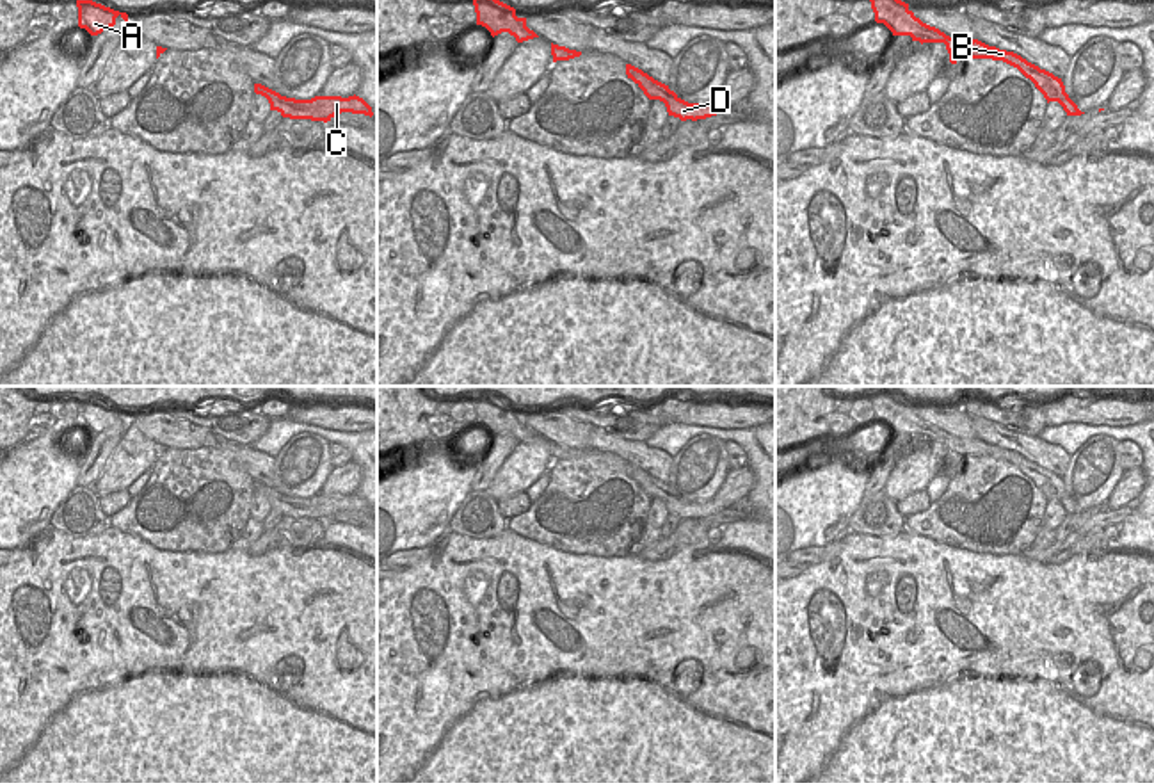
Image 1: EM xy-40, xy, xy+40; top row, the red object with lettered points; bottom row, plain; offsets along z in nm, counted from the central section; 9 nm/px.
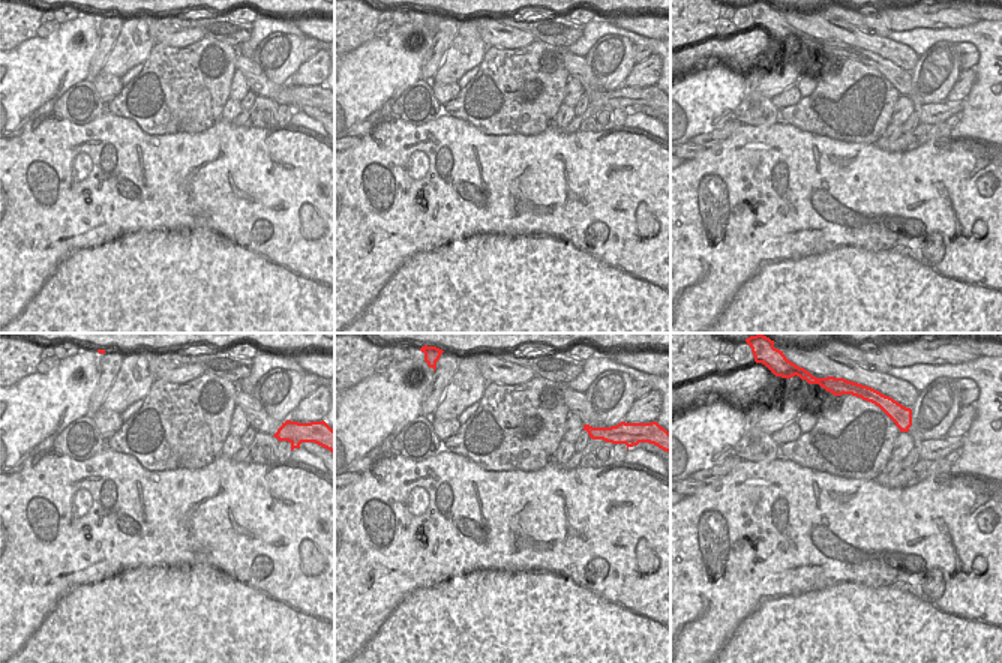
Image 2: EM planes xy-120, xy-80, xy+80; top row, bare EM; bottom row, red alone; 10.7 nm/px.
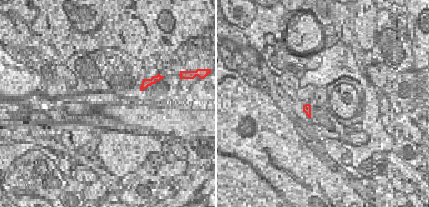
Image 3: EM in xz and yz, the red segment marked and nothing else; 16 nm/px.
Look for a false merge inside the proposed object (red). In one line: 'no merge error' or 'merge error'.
no merge error

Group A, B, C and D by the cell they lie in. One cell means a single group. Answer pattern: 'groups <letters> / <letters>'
groups A B C D

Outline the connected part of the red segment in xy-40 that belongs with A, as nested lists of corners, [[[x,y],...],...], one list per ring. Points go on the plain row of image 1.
[[[76,399],[76,406],[78,406],[78,425],[85,427],[91,434],[98,434],[103,429],[114,425],[117,415],[128,420],[126,411],[114,409],[92,399]]]

